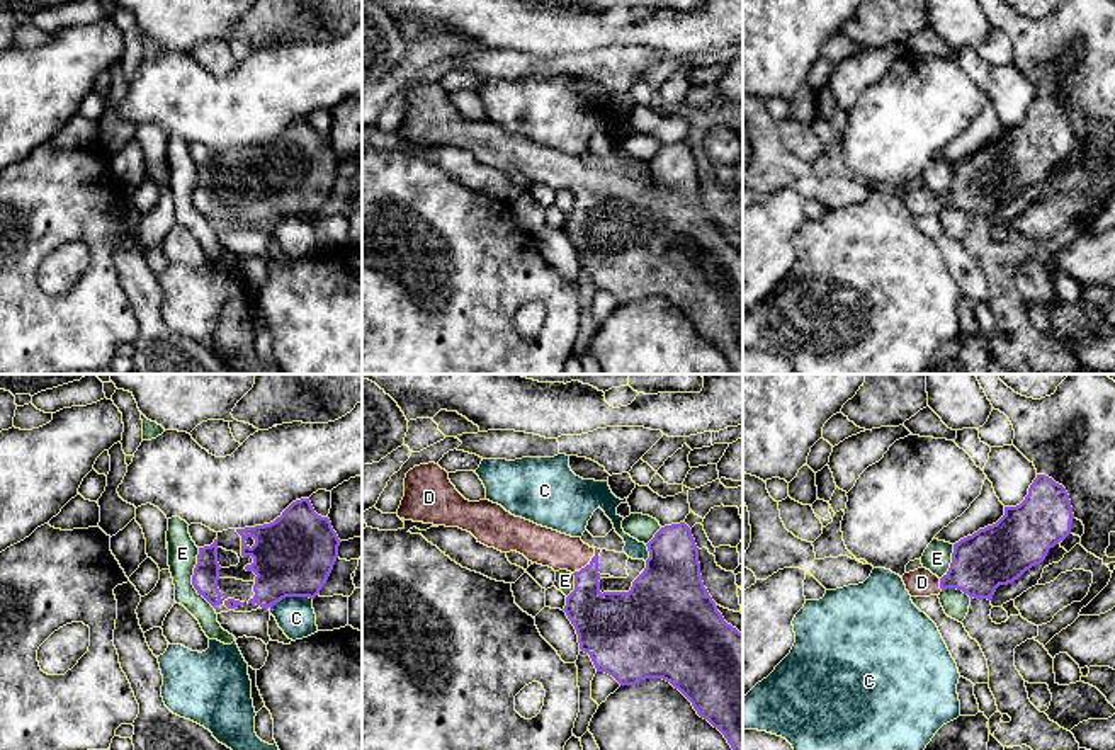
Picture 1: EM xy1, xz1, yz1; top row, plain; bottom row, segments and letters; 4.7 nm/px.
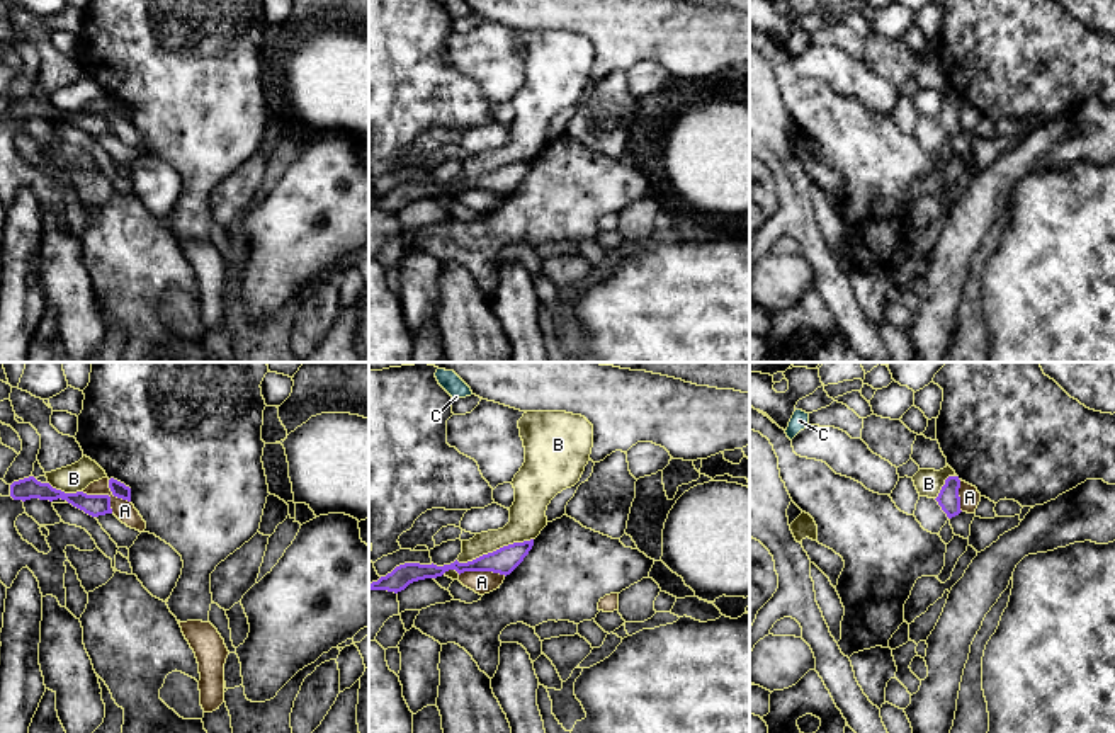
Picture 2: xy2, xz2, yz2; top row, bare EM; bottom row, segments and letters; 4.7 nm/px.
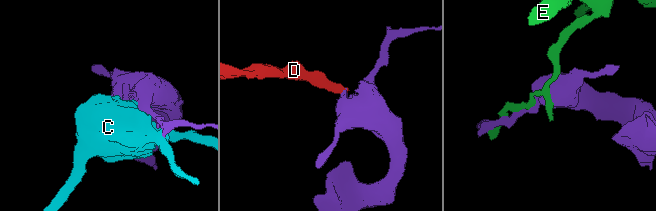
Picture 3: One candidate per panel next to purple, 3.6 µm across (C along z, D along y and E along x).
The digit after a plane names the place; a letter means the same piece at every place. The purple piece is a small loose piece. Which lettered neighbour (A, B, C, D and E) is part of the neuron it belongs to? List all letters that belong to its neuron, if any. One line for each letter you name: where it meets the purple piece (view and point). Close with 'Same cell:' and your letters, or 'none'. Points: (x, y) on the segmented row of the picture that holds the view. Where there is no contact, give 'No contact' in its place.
D: Touches purple at xz1 (587, 565)
Same cell: D

